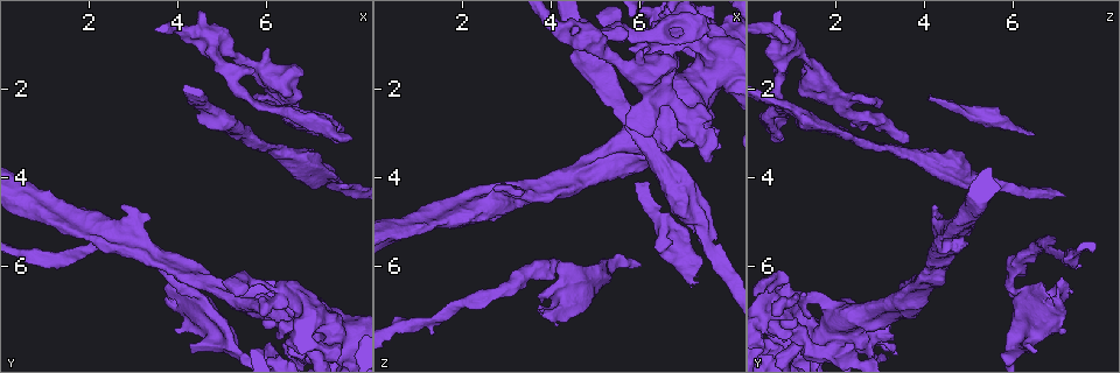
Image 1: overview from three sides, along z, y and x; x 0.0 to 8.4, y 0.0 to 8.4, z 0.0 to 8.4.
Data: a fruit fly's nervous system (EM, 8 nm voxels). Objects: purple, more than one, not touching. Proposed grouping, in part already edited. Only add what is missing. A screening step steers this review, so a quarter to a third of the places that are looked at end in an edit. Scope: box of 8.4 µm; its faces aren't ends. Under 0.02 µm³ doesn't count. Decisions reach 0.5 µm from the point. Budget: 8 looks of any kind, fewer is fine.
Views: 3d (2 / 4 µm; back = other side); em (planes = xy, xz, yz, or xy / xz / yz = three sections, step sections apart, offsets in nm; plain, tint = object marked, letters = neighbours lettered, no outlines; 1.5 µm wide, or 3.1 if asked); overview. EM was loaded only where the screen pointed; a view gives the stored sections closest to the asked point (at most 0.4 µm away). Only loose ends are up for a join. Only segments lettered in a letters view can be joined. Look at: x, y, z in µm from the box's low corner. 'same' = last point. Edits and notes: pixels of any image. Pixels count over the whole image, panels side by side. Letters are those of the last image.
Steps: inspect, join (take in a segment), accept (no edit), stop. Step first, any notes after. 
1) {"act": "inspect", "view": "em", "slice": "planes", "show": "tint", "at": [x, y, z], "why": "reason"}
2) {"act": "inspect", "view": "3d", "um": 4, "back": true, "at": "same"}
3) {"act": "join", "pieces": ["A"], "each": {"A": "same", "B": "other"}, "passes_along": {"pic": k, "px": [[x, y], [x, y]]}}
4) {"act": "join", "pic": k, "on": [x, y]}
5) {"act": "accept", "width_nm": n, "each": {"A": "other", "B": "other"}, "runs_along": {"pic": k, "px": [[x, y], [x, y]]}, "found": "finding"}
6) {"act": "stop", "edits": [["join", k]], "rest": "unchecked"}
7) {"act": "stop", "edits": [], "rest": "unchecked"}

{"act": "inspect", "view": "3d", "um": 4, "at": [7.60, 3.20, 3.65], "why": "branch stops here"}

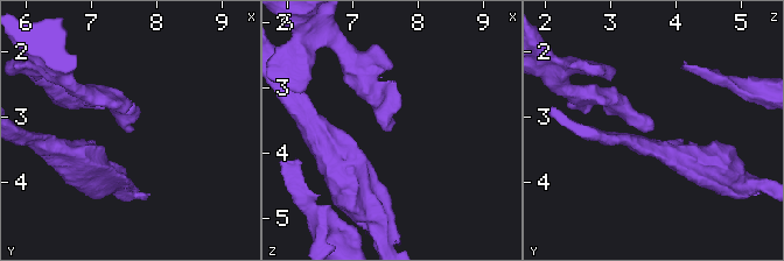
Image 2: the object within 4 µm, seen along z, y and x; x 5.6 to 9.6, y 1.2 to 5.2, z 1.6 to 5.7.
{"act": "inspect", "view": "em", "slice": "planes", "show": "plain", "at": [7.65, 3.15, 3.65]}

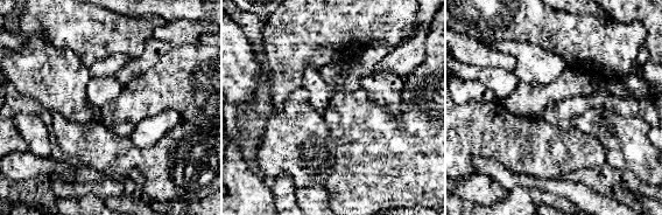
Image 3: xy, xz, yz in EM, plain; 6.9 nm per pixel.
{"act": "inspect", "view": "em", "slice": "planes", "show": "letters", "at": "same", "why": "what lies round it"}

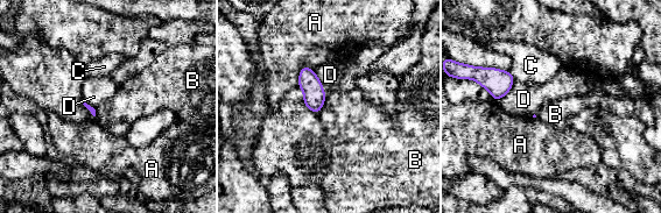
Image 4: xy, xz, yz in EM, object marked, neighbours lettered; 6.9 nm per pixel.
{"act": "accept", "each": {"A": "other", "B": "other", "C": "other", "D": "other"}, "border": {"pic": 4, "px": [[327, 97], [317, 113]]}, "found": "none of them fits"}

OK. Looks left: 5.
{"act": "inspect", "view": "3d", "um": 2, "at": [7.30, 3.00, 6.35], "why": "an open end"}

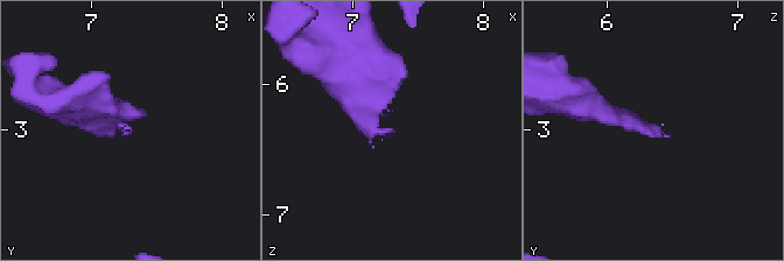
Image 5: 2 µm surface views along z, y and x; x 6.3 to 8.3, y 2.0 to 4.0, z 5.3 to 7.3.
{"act": "inspect", "view": "em", "slice": "planes", "show": "letters", "at": [7.32, 2.98, 6.36], "why": "now the EM"}

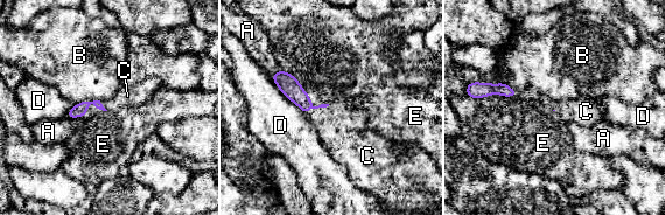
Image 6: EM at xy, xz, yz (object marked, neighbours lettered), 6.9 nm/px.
{"act": "join", "pieces": ["C"], "each": {"A": "other", "B": "other", "C": "same", "D": "other", "E": "other"}, "passes_along": {"pic": 6, "px": [[288, 84], [316, 108], [343, 130]]}, "found": "the neuron continues"}

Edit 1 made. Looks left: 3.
{"act": "inspect", "view": "overview"}

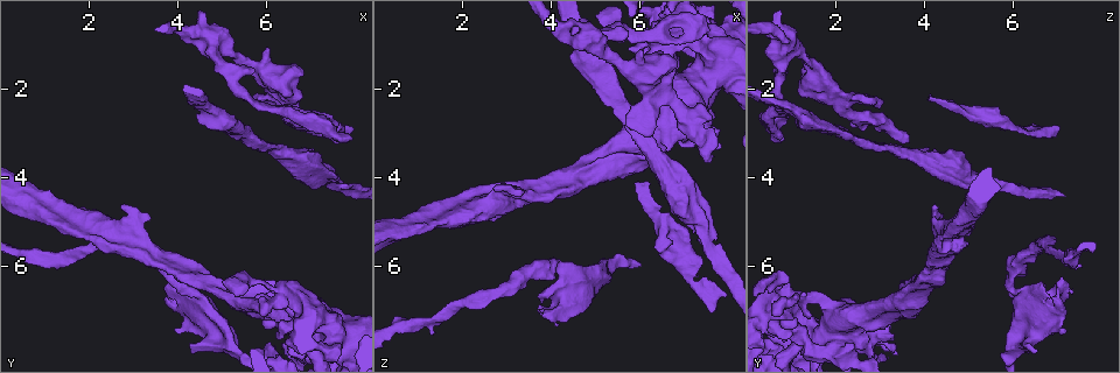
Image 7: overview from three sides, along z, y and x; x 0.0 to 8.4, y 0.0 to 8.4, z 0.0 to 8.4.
{"act": "inspect", "view": "3d", "um": 2, "at": [3.90, 7.35, 7.10], "why": "free end"}

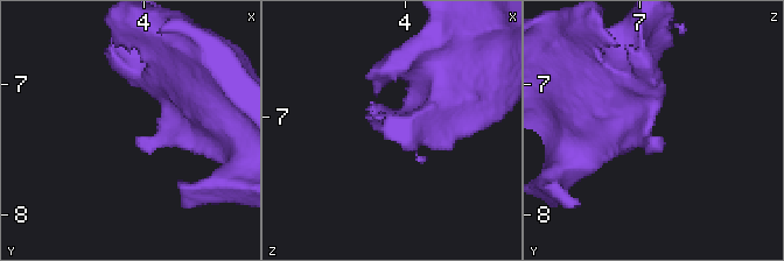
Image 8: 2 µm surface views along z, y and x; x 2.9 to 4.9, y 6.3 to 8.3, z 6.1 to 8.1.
{"act": "inspect", "view": "em", "slice": "xy", "step": 8, "show": "letters", "at": [3.94, 7.42, 7.14]}

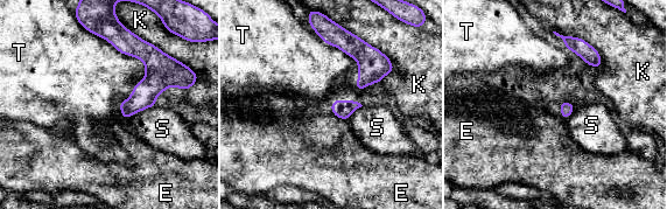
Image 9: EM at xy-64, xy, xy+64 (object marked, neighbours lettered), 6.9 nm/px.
{"act": "accept", "each": {"E": "other", "K": "other", "S": "other", "T": "other"}, "found": "none of them fits"}

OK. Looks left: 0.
{"act": "stop", "edits": [["join", 6]], "rest": "unchecked"}

